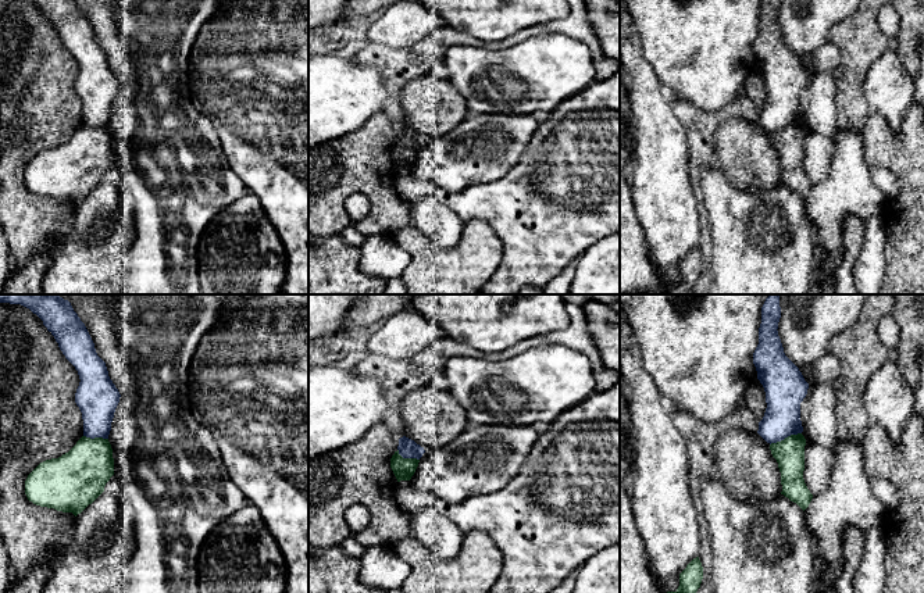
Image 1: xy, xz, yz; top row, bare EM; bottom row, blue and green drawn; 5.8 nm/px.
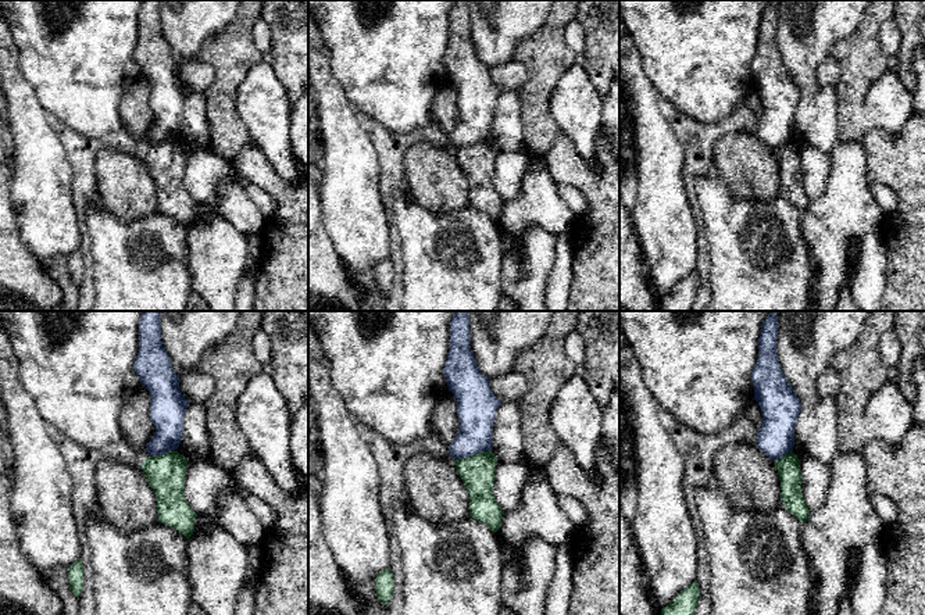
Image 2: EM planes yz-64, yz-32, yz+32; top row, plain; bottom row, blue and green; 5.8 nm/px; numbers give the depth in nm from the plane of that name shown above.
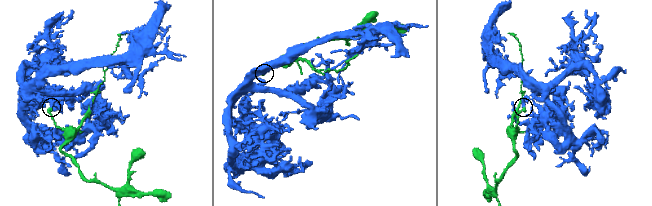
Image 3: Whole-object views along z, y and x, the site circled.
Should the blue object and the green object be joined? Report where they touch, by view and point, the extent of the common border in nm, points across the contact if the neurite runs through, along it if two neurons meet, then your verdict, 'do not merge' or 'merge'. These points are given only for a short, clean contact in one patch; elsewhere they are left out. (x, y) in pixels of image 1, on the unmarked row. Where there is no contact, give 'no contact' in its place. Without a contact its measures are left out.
meets blue in yz at (785, 125); contact 200 nm long; border along yz (801, 121), (791, 122), (770, 134); do not merge

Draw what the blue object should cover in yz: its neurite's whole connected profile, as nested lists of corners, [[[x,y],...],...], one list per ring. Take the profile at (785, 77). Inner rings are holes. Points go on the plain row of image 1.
[[[761,0],[759,33],[753,42],[767,92],[757,122],[770,133],[803,121],[800,92],[809,78],[799,57],[784,42],[777,19],[779,7],[781,0]]]

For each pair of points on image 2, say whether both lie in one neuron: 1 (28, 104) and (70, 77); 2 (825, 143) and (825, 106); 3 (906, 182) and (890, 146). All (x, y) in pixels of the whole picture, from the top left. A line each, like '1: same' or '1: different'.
1: different
2: same
3: same

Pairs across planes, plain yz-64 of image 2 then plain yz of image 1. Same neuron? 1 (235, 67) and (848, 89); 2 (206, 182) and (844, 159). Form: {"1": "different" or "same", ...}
{"1": "same", "2": "different"}

